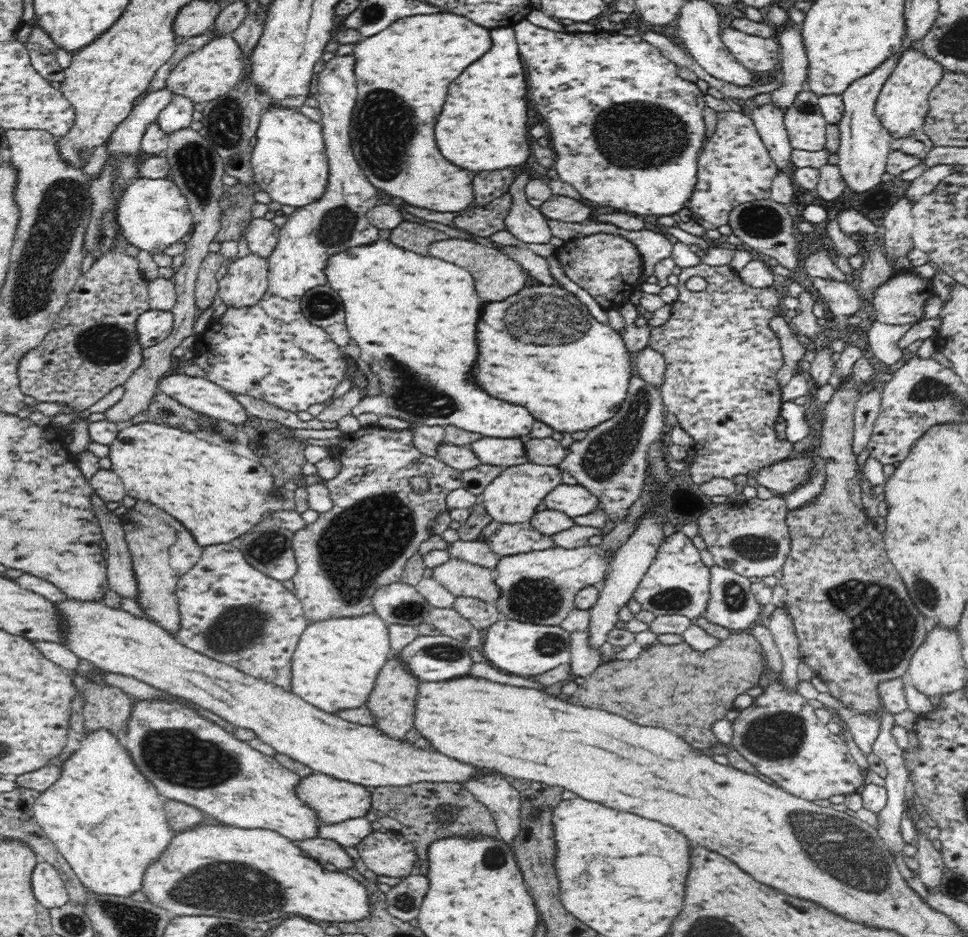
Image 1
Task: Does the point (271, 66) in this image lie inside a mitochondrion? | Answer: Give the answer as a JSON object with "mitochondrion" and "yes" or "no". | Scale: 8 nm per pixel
{"mitochondrion":"no"}

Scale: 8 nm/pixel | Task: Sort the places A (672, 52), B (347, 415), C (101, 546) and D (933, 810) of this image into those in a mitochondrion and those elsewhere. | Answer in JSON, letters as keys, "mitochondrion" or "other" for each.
{"A":"other","B":"other","C":"other","D":"other"}

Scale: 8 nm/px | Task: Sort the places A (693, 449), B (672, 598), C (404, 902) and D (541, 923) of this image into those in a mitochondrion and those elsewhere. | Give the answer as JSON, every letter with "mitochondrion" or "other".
{"A":"other","B":"mitochondrion","C":"mitochondrion","D":"other"}

